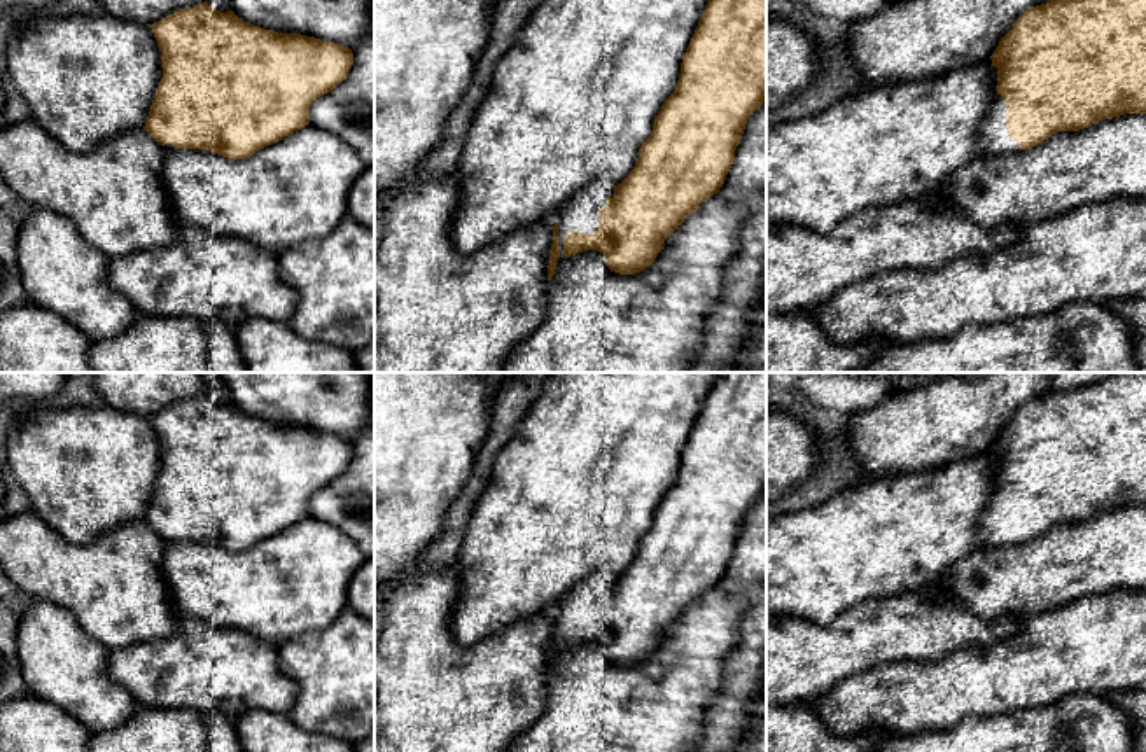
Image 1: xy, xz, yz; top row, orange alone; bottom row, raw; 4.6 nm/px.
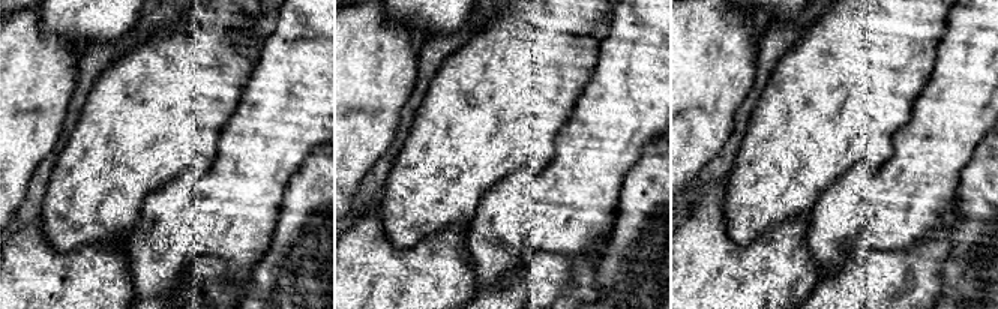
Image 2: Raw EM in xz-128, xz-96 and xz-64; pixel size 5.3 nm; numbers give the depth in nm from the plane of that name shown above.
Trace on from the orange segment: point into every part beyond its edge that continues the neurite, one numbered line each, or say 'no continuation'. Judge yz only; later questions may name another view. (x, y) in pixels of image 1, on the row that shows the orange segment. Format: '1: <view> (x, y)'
1: yz (992, 139)

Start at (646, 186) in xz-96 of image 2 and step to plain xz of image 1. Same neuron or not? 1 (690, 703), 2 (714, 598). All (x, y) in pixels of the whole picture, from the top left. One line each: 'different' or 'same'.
1: different
2: different

